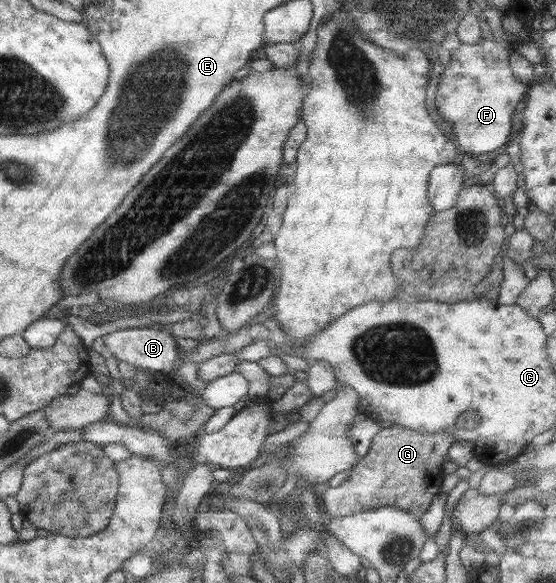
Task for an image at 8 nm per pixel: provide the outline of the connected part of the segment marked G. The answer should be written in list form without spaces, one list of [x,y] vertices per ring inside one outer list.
[[[395,424],[388,428],[382,427],[373,437],[369,451],[358,459],[353,471],[349,472],[348,479],[339,487],[329,488],[320,496],[322,511],[325,512],[325,516],[345,517],[385,506],[393,506],[393,508],[399,508],[420,518],[429,510],[433,500],[437,500],[437,496],[442,493],[444,478],[441,468],[447,460],[451,444],[457,439],[451,431],[418,432]]]

